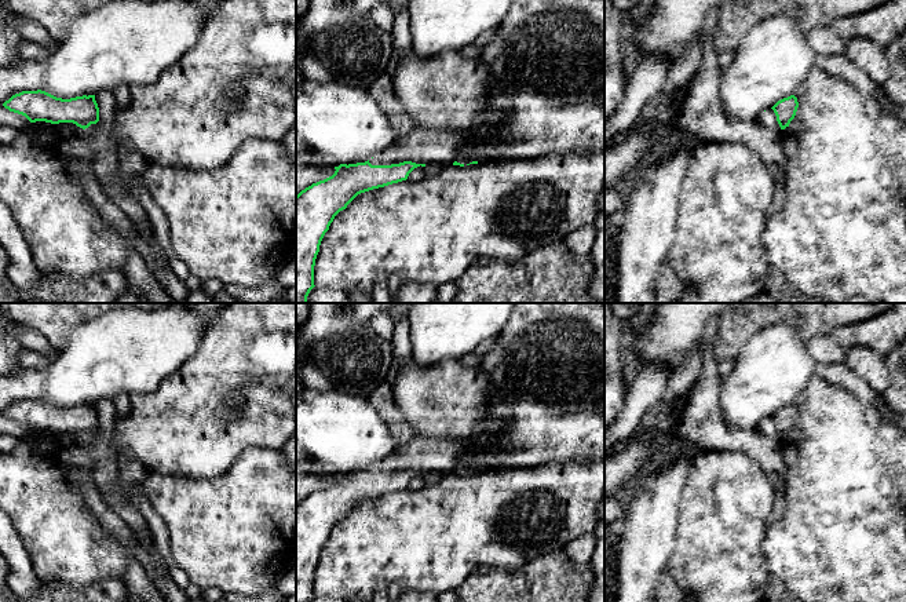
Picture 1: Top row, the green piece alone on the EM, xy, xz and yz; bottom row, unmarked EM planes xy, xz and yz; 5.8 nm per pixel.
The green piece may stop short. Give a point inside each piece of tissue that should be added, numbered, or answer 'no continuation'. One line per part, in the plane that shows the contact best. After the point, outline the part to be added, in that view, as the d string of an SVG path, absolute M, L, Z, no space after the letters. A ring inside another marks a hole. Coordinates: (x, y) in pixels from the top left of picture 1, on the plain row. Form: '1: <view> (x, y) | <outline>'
1: xz (422, 455) | M414 435L409 442L399 445L398 450L384 461L369 468L372 474L391 474L403 470L416 473L439 471L450 474L454 470L470 473L483 471L483 467L468 466L474 449L463 441L434 439Z

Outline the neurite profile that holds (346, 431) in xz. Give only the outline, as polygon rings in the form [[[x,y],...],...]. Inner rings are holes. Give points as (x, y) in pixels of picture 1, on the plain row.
[[[310,388],[296,397],[296,442],[314,460],[347,474],[365,471],[399,448],[368,399]]]

